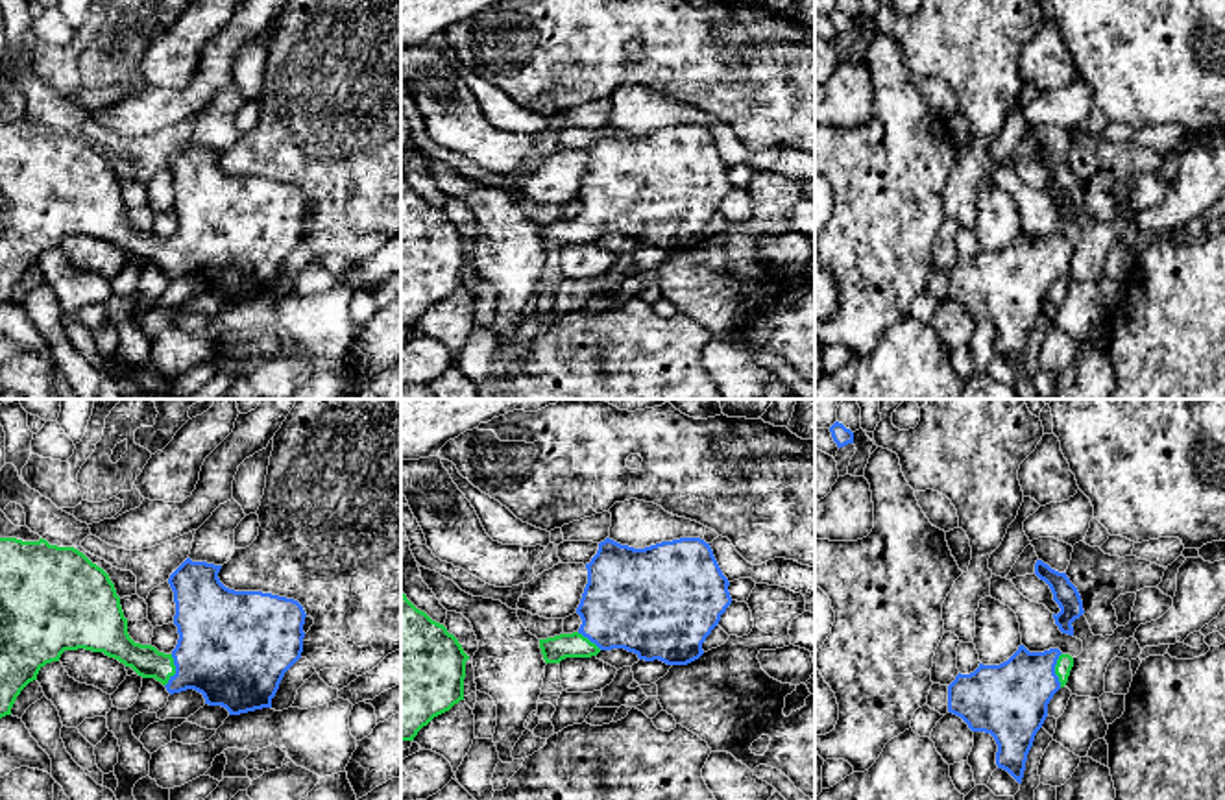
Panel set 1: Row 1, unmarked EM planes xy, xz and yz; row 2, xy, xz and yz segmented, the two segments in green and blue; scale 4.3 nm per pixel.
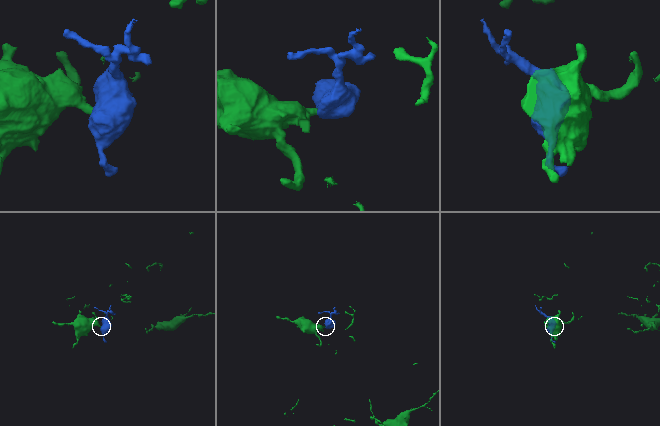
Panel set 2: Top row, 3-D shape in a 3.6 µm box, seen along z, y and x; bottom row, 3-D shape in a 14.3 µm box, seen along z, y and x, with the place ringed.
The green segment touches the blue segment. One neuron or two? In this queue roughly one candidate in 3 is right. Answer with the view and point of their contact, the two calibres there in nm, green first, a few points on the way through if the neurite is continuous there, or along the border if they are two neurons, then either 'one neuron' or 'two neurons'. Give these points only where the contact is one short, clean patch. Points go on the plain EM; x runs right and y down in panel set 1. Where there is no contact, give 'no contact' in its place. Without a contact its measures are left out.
xy (174, 257) | 140/440 nm | across xy (145, 246), (174, 257), (228, 237) | one neuron

